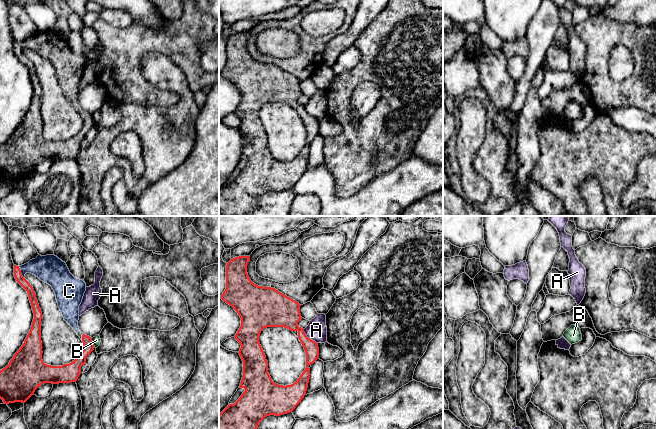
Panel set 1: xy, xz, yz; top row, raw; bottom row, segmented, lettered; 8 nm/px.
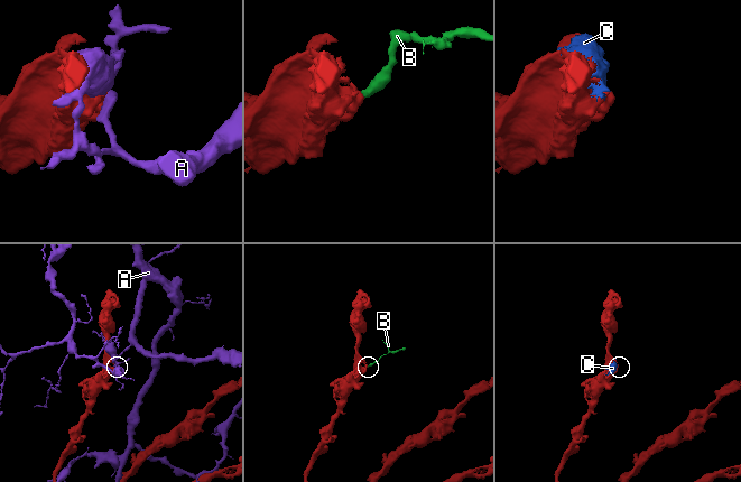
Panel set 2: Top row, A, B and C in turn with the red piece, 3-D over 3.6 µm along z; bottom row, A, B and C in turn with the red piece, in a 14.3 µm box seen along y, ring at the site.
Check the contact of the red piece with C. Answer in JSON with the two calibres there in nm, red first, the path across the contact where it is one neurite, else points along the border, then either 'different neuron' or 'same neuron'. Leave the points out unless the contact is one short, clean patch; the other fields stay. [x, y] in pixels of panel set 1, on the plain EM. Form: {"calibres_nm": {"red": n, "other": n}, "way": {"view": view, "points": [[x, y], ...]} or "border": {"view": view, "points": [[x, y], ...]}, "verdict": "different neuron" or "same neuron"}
{"calibres_nm": {"red": 70, "other": 220}, "verdict": "same neuron"}

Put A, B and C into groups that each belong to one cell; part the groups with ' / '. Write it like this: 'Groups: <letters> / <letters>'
Groups: A / B / C

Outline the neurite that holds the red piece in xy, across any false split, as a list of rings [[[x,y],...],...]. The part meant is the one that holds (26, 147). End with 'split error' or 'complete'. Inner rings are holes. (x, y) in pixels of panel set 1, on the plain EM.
[[[54,30],[38,31],[24,41],[14,41],[14,53],[28,69],[34,95],[23,121],[9,140],[0,146],[0,175],[4,180],[25,179],[44,159],[76,158],[81,150],[81,142],[86,139],[87,132],[94,126],[92,114],[83,110],[83,125],[74,137],[62,142],[51,142],[43,138],[42,88],[33,63],[24,54],[26,49],[35,51],[52,63],[64,96],[76,109],[79,107],[79,82],[86,67],[86,59],[74,53],[66,39]]] | split error

